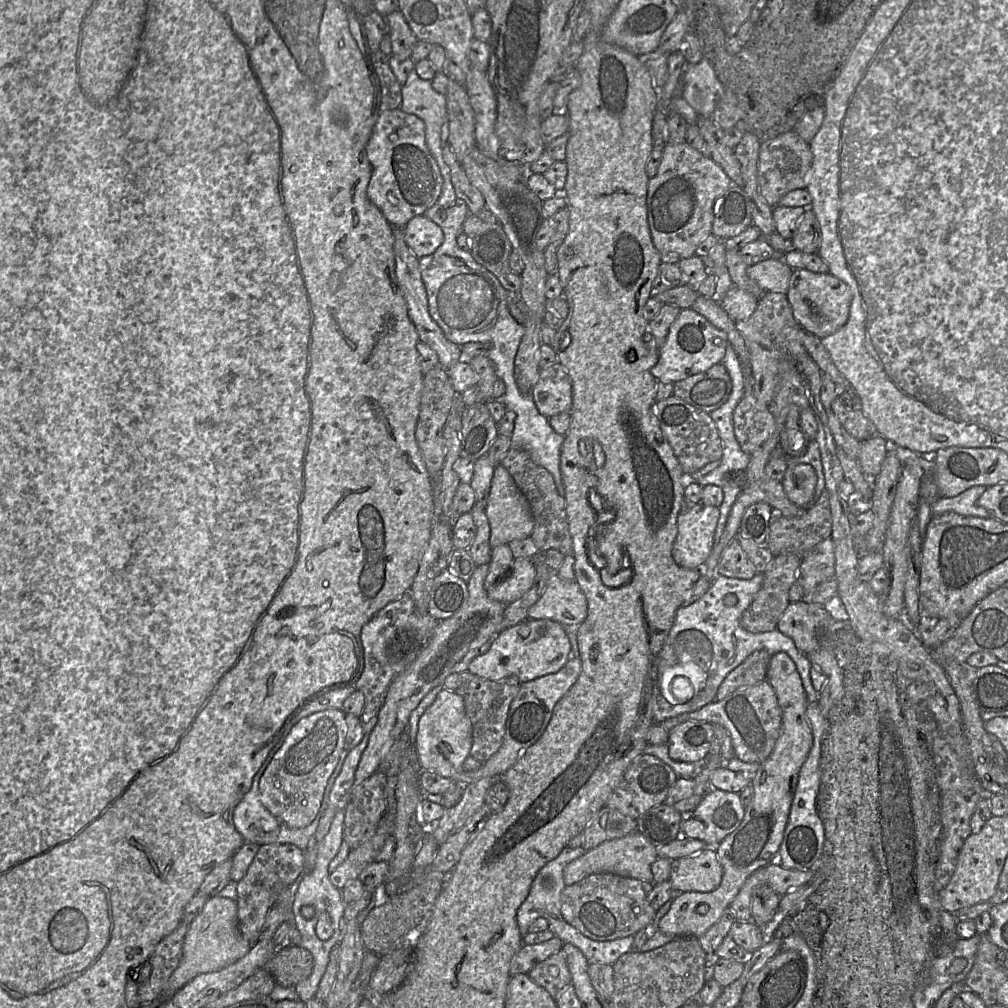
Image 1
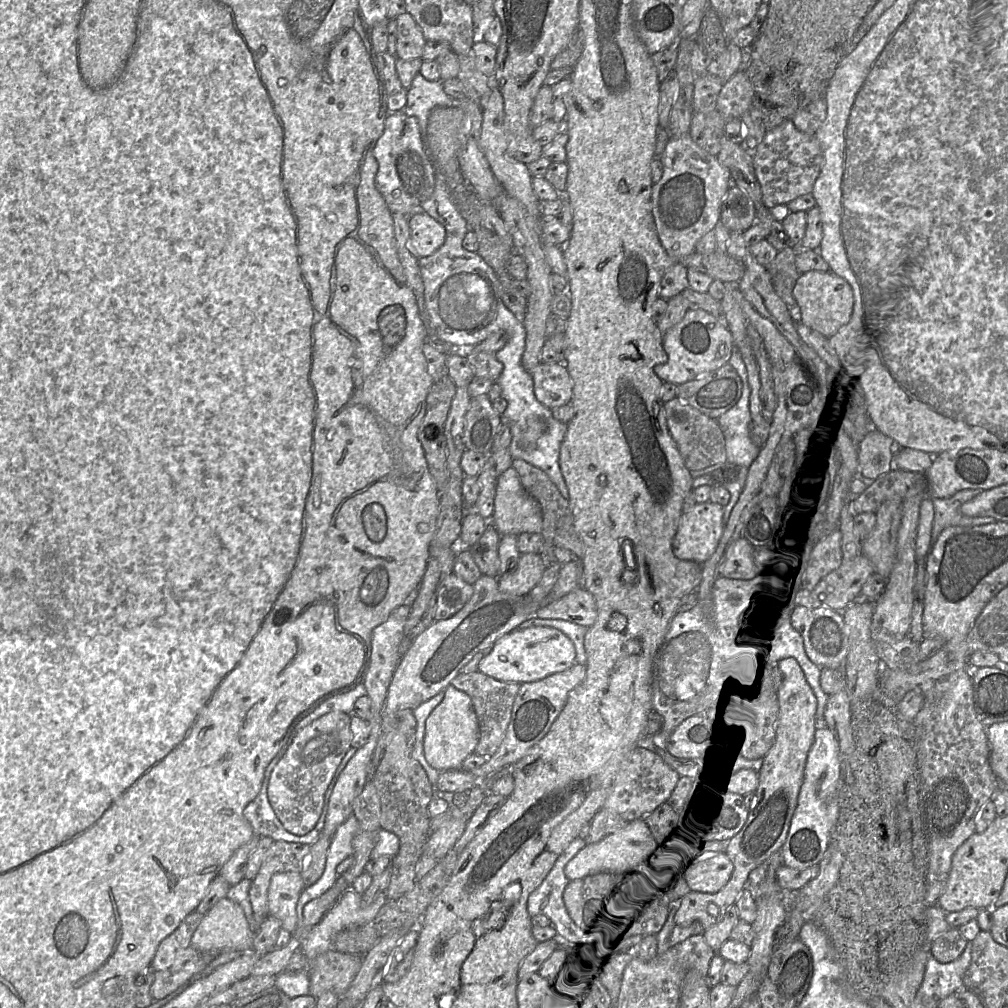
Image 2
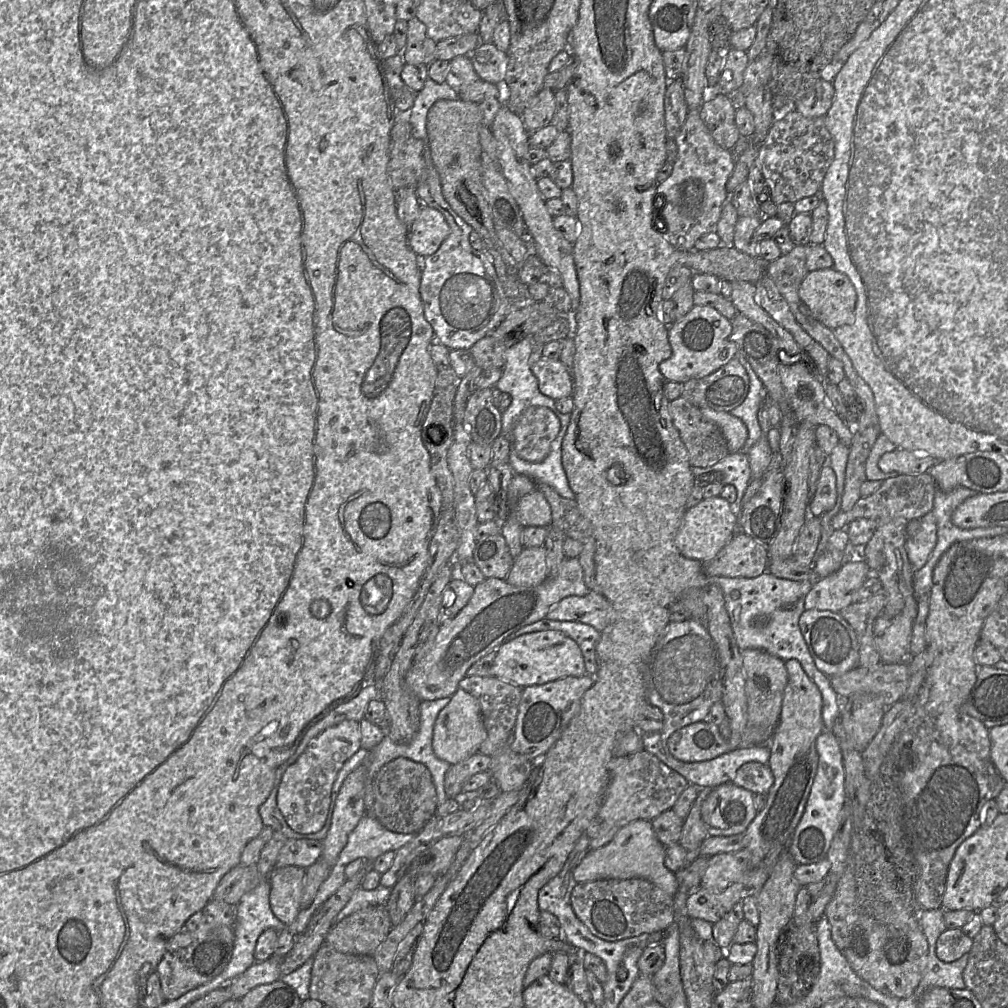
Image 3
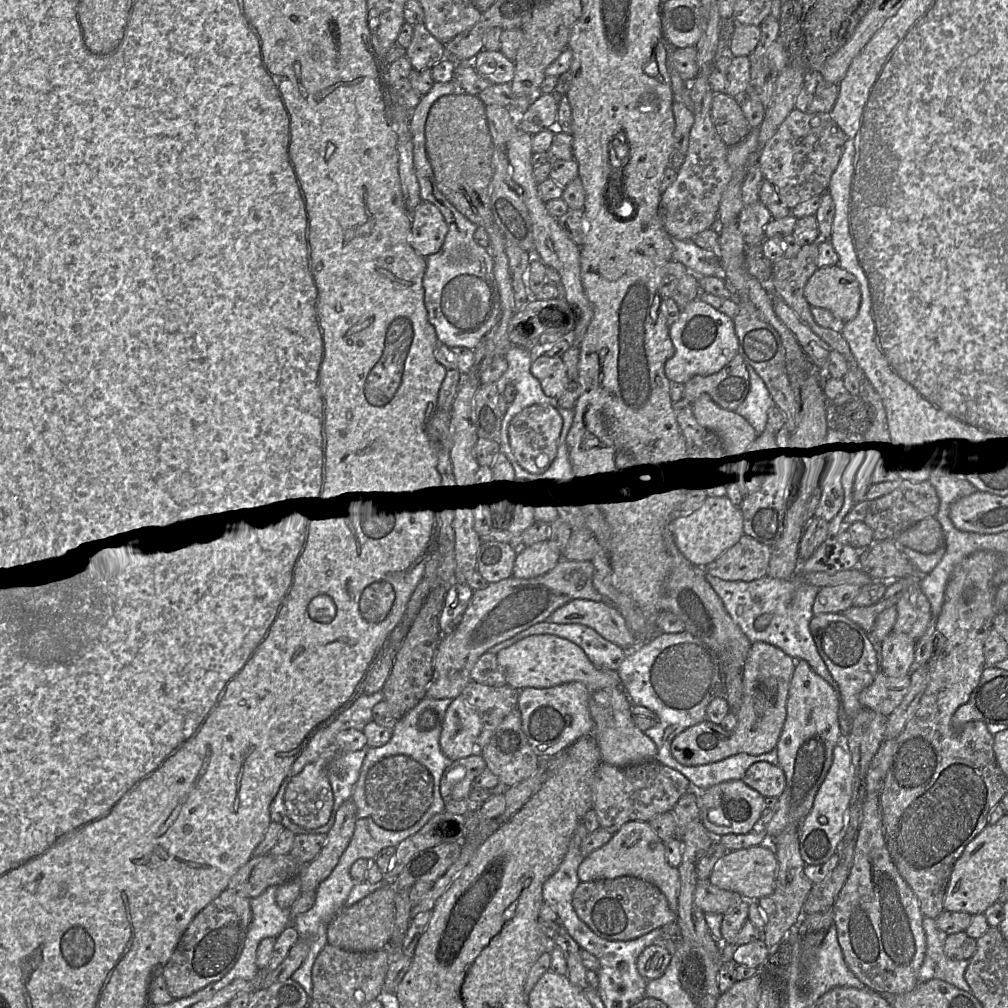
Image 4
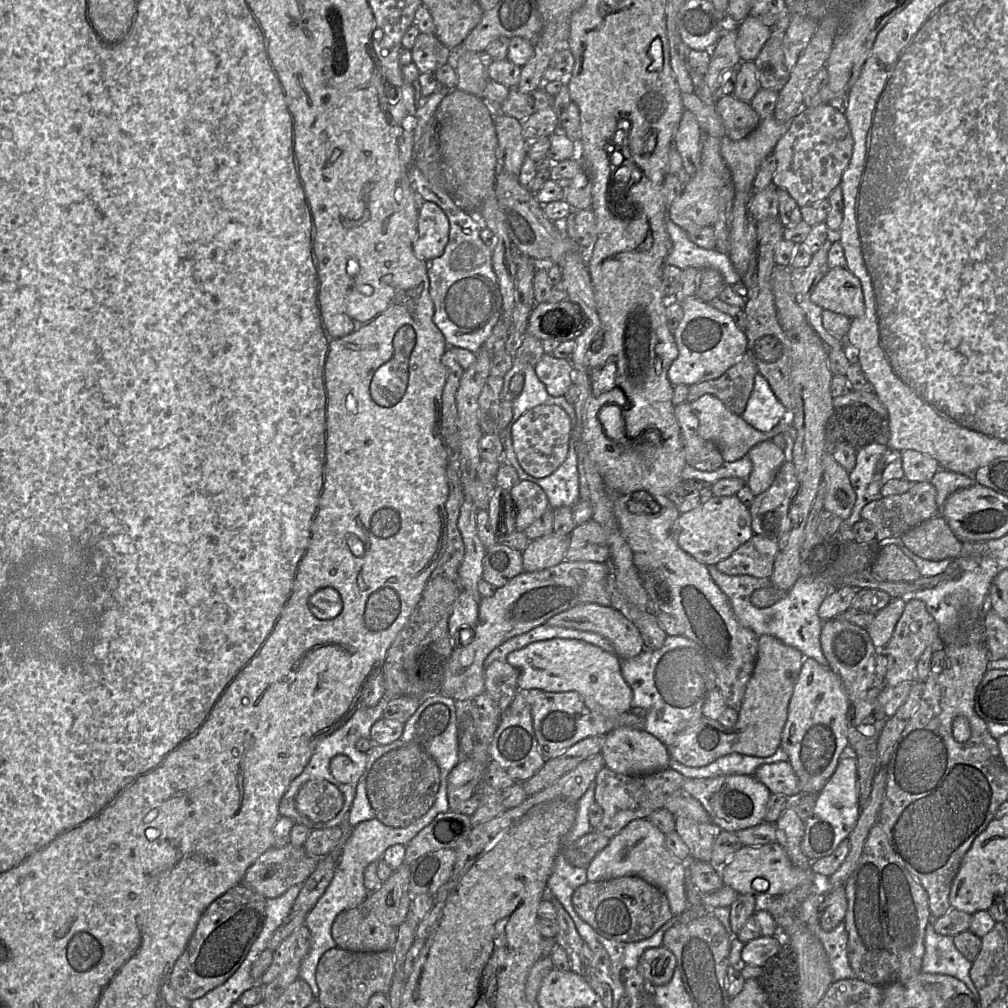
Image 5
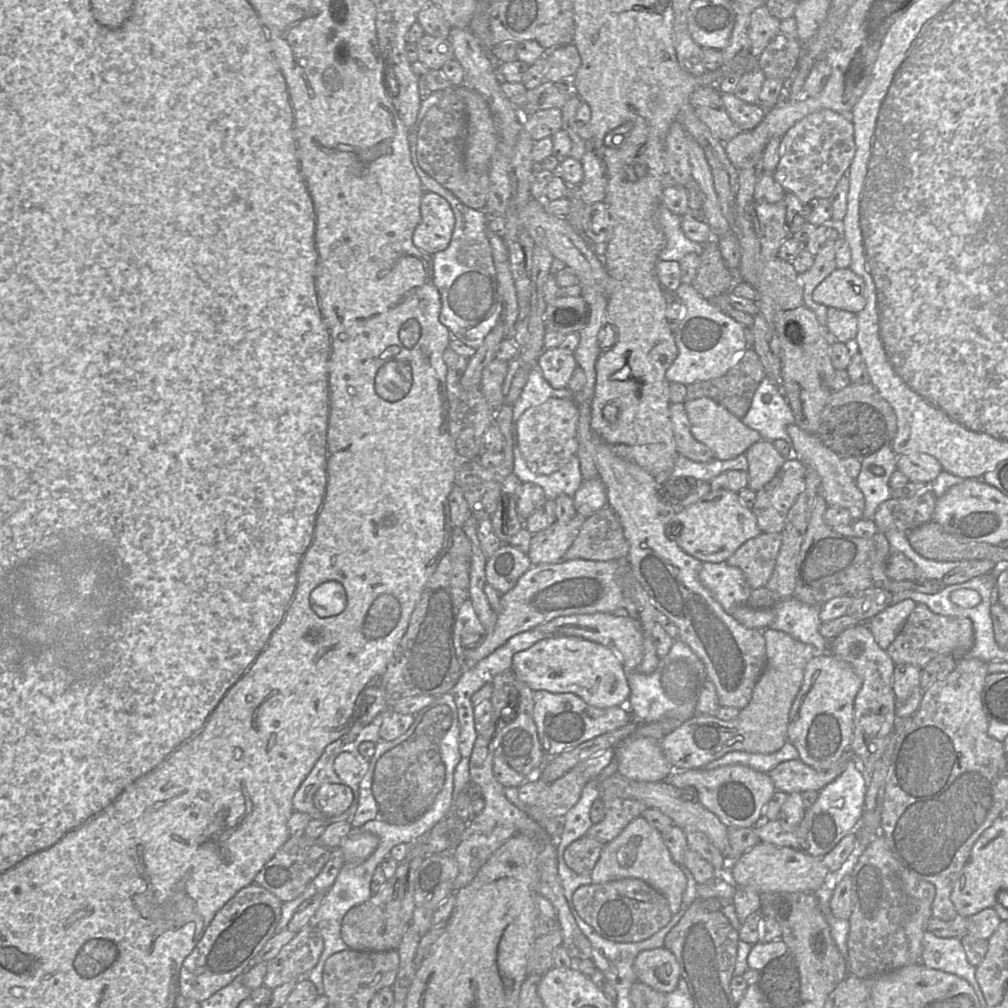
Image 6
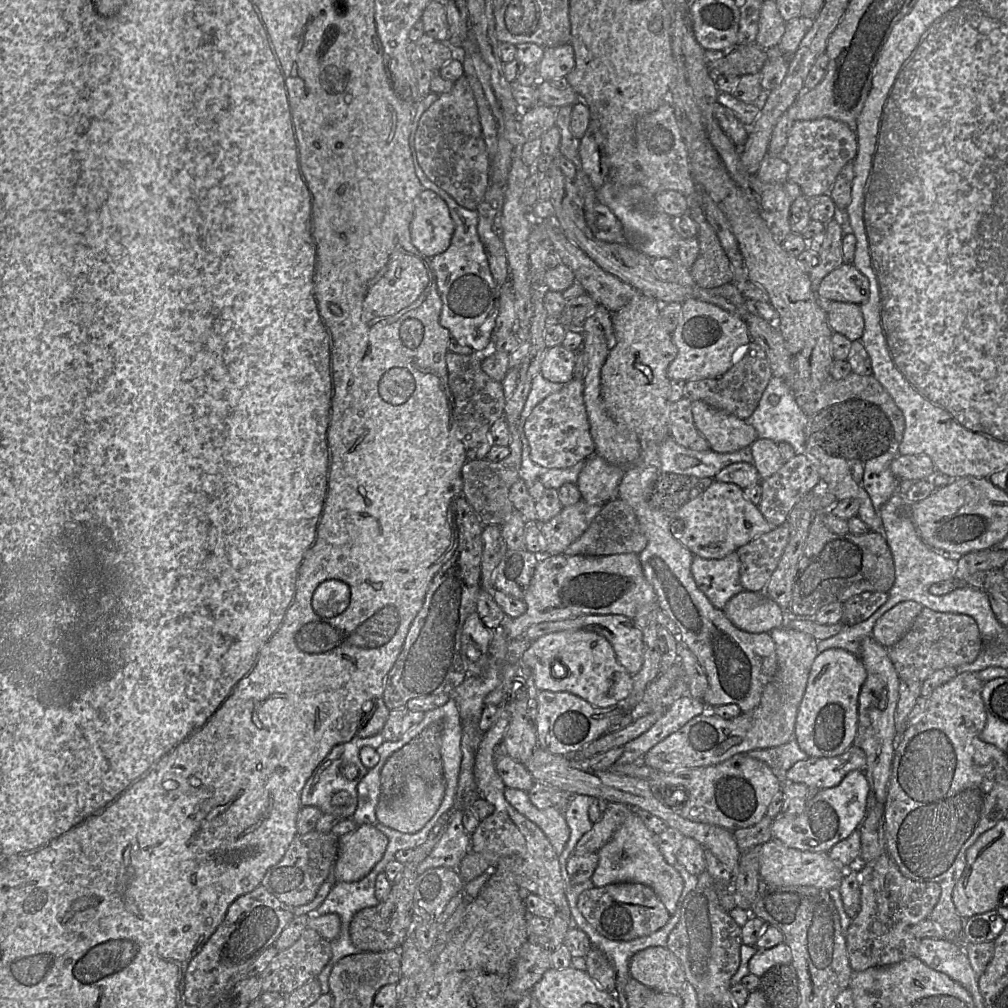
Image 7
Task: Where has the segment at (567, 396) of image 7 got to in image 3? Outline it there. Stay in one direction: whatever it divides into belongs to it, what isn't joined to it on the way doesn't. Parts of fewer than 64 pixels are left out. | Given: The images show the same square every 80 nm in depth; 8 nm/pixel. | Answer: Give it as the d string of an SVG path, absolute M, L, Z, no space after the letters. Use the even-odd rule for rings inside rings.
M531 406L514 422L512 436L516 455L527 462L542 462L561 428L554 411L543 406Z

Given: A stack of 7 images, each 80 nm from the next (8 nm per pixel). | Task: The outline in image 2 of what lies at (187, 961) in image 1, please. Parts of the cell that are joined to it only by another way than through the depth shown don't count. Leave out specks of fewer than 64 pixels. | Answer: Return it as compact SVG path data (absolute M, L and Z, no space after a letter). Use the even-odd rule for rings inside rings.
M220 899L204 915L191 938L191 945L204 953L249 951L255 933L237 903Z

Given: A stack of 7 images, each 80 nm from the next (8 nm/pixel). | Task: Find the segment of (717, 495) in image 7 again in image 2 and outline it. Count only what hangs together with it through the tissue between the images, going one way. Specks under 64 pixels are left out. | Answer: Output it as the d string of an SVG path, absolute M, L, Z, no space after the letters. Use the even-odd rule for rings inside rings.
M707 501L683 512L673 539L673 553L681 560L705 563L715 552L724 531L724 506Z

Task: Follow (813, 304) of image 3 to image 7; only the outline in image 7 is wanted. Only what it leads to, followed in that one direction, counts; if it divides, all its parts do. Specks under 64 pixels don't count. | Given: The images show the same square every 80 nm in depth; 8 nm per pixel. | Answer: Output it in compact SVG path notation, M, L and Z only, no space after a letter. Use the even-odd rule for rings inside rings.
M842 264L822 280L818 294L831 302L863 305L870 296L870 284L853 264Z

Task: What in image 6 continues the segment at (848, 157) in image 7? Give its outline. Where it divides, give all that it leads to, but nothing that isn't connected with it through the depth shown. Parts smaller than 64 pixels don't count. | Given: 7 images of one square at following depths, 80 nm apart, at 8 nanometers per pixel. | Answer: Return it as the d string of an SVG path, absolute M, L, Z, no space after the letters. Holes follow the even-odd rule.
M823 109L798 121L782 137L780 160L773 176L785 192L793 193L807 205L813 199L831 197L854 156L855 139L851 120L835 111Z

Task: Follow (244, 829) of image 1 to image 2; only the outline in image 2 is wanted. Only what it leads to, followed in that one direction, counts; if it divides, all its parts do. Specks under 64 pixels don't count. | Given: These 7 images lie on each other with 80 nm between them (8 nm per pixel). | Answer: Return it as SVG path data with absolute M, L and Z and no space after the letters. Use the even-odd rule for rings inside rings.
M352 746L349 749L349 751L346 753L345 757L341 761L340 765L338 766L338 768L335 771L335 774L333 776L333 779L335 780L334 785L331 785L331 787L328 789L328 792L325 793L322 813L321 813L321 816L318 820L316 827L313 830L311 830L308 834L305 834L305 835L302 835L302 836L292 834L292 833L288 832L283 827L282 823L279 821L275 812L273 811L273 808L271 807L271 804L270 804L268 796L267 796L267 785L268 785L268 780L269 780L269 777L270 777L271 770L274 768L276 763L281 759L282 754L279 754L278 756L276 756L271 761L271 763L267 766L267 768L265 769L264 780L263 780L263 783L262 783L262 788L260 790L260 793L244 809L244 816L247 819L247 821L250 823L250 825L251 825L253 831L254 831L254 836L255 837L270 837L274 841L285 841L285 842L289 842L289 843L300 843L300 844L308 844L308 845L314 844L318 840L319 836L321 835L321 833L323 831L324 824L325 824L325 821L326 821L327 811L328 811L329 799L330 799L330 796L333 792L334 786L335 786L341 772L344 770L346 764L353 757L353 755L355 754L356 751L357 751L357 749L354 746Z

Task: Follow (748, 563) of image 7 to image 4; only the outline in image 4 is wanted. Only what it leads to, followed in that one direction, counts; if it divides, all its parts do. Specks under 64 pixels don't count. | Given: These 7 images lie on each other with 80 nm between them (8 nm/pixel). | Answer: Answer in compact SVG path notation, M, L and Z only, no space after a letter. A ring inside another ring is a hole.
M748 535L703 567L708 575L724 580L751 581L768 575L771 546Z

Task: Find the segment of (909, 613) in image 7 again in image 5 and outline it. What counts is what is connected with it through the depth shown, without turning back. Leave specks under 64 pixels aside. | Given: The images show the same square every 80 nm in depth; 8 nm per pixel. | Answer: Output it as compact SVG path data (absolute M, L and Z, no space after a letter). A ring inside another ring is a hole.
M895 598L877 612L866 629L876 648L883 650L890 641L895 626L906 606L906 598Z

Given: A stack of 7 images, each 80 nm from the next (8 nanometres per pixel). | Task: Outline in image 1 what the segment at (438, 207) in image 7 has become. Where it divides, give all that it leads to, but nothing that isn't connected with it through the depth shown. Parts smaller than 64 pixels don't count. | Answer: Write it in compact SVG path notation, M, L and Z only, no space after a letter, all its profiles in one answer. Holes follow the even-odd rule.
M424 215L411 218L403 233L405 243L418 259L435 252L443 242L441 228Z

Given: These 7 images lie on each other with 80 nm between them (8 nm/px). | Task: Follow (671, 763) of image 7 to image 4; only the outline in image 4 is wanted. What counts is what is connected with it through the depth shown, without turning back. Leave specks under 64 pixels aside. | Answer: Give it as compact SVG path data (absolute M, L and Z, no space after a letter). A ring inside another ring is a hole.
M755 642L745 660L742 680L742 702L737 713L737 725L731 731L726 731L719 724L705 719L677 734L670 744L672 756L682 765L697 766L720 761L738 753L759 755L773 750L778 742L786 718L786 703L790 681L794 672L796 660L780 648L766 642Z

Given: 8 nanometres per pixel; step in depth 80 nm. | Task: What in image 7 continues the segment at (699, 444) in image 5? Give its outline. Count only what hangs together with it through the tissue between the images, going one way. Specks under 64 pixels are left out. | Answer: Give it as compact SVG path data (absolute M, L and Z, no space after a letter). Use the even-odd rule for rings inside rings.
M684 397L670 404L670 436L677 444L694 451L708 451L710 445L694 424L692 401Z

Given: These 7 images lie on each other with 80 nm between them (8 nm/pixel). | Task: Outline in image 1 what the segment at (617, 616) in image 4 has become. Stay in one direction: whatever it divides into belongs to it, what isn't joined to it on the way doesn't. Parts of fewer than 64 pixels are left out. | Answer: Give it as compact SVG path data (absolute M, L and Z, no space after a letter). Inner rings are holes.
M551 571L541 597L529 608L527 615L530 619L550 619L563 626L579 626L587 616L587 599L575 581L563 580Z

